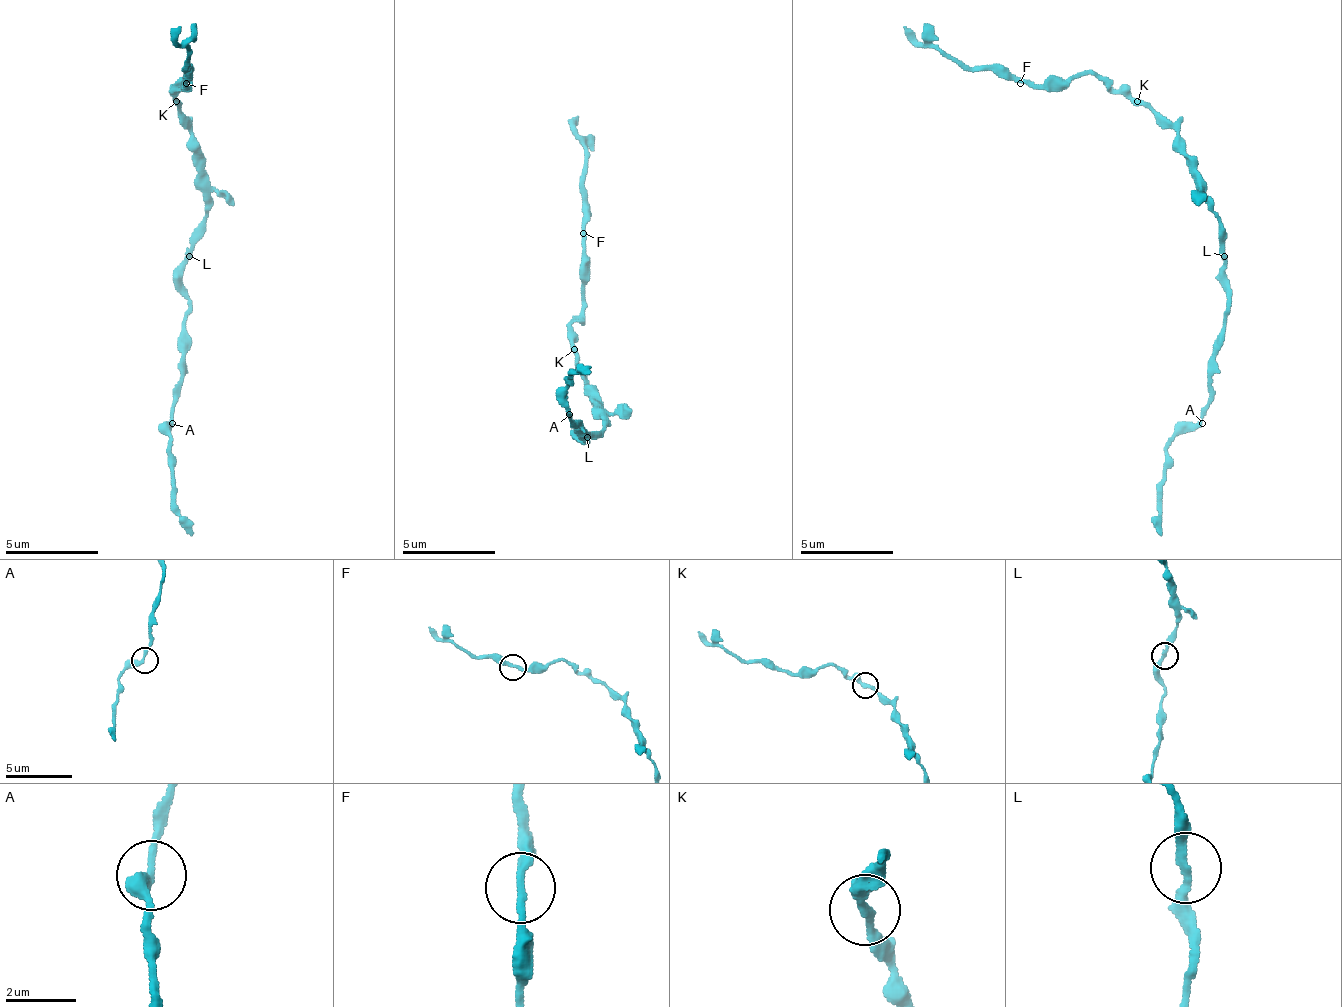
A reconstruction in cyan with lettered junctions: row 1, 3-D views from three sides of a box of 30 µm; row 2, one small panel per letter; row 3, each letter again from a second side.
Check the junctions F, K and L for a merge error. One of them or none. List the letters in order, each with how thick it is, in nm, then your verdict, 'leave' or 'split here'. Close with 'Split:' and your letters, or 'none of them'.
F: calibre 240 nm; leave
K: calibre 260 nm; leave
L: calibre 260 nm; leave
Split: none of them

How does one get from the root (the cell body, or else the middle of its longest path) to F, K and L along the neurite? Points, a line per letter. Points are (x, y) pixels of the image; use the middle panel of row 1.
F: (602, 419), (602, 405), (583, 387), (583, 368), (574, 345), (574, 321), (583, 312), (583, 233)
K: (602, 419), (602, 405), (583, 387), (583, 368), (574, 349)
L: (602, 419), (602, 428), (592, 438), (588, 438)

